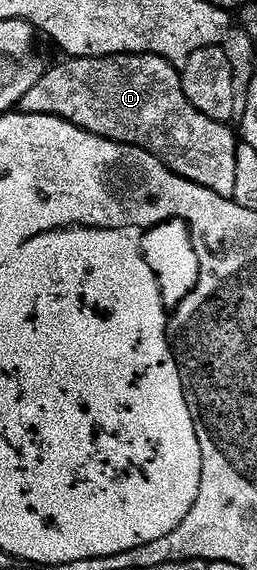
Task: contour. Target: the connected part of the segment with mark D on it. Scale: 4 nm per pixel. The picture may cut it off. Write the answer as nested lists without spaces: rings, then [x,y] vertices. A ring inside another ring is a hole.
[[[129,52],[119,56],[80,56],[77,58],[66,58],[63,61],[63,64],[58,64],[55,68],[54,65],[47,67],[46,71],[38,77],[36,86],[32,86],[32,90],[28,90],[28,93],[25,94],[19,104],[19,109],[25,115],[59,116],[62,120],[75,124],[77,128],[83,128],[86,132],[96,134],[105,140],[114,140],[118,144],[140,147],[145,152],[150,152],[153,156],[158,157],[170,171],[177,174],[180,178],[191,180],[193,184],[204,186],[221,196],[233,197],[236,190],[236,150],[240,143],[239,137],[236,135],[235,129],[234,132],[230,129],[231,125],[229,123],[213,120],[204,114],[200,114],[200,110],[196,110],[196,106],[192,106],[192,102],[188,102],[188,94],[184,94],[184,86],[182,85],[182,73],[175,65],[169,64],[163,56],[153,56],[150,52]]]

